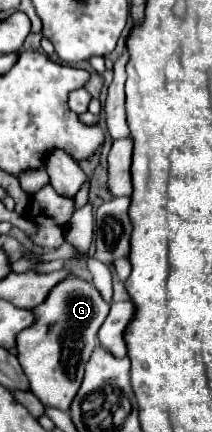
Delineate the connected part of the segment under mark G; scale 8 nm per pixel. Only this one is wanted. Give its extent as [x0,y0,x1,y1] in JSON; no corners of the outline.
[16,276,110,410]

